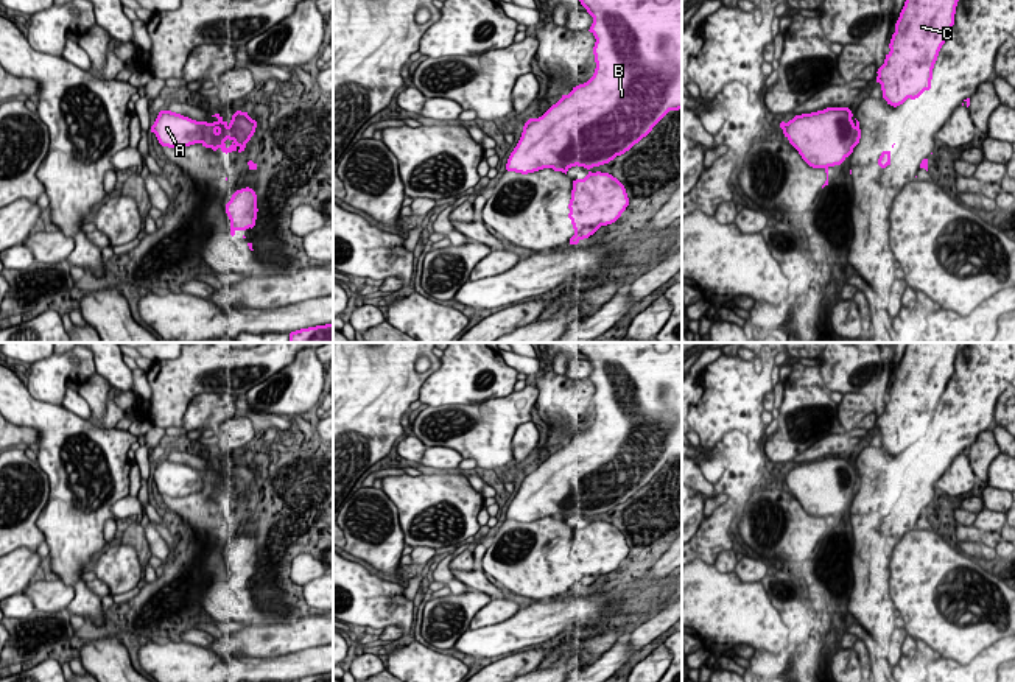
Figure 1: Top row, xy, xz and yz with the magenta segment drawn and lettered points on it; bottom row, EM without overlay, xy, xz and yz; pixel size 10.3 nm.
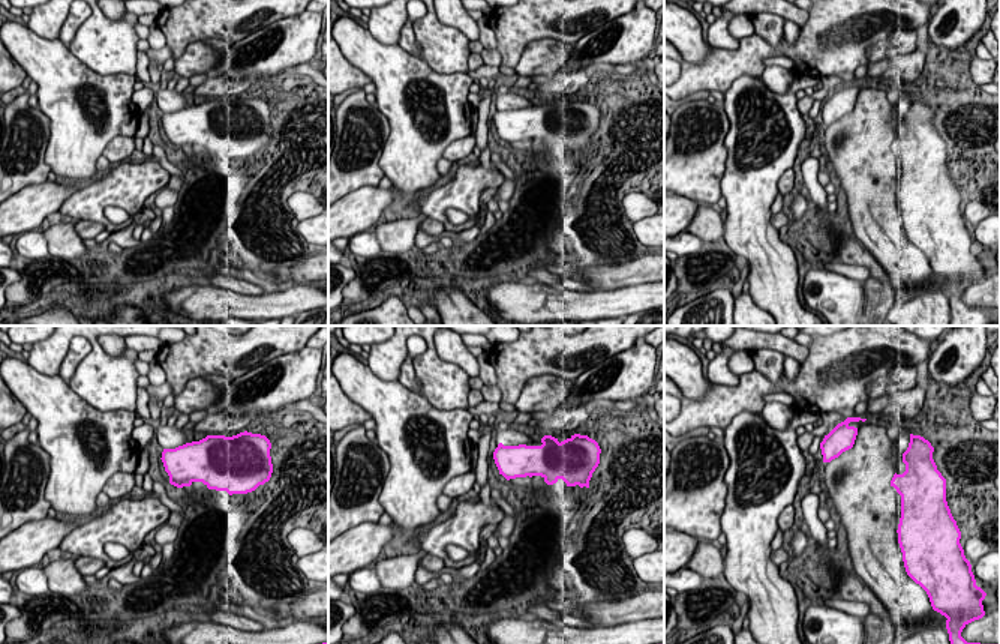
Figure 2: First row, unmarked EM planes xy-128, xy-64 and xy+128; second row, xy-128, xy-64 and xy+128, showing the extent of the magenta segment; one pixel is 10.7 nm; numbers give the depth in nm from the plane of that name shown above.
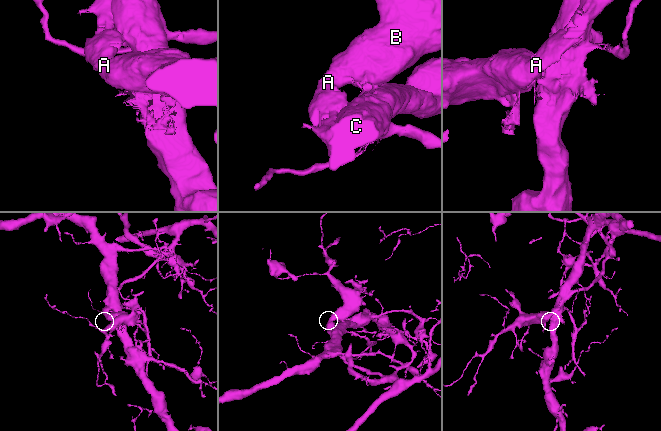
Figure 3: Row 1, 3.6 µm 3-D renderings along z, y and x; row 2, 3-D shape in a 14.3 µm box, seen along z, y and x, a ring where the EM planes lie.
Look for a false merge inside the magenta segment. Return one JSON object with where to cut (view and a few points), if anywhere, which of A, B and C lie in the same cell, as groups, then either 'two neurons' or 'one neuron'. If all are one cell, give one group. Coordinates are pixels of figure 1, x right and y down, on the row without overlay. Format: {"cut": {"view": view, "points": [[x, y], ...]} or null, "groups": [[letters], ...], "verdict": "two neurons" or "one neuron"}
{"cut": {"view": "yz", "points": [[856, 475], [853, 494]]}, "groups": [["A", "B"], ["C"]], "verdict": "two neurons"}

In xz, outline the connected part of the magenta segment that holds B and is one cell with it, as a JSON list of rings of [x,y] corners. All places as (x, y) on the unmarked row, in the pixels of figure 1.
[[[579,343],[578,349],[593,366],[593,372],[588,380],[596,388],[593,395],[596,411],[595,422],[587,431],[573,436],[568,444],[562,444],[562,447],[542,466],[529,467],[525,472],[522,486],[508,508],[508,520],[528,523],[554,514],[560,514],[564,517],[581,514],[590,519],[593,515],[609,512],[646,486],[669,459],[682,458],[682,343]]]

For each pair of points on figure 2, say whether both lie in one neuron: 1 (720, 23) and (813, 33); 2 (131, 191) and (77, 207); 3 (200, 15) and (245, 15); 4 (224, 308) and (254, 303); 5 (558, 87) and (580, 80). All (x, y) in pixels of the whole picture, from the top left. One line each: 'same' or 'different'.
1: different
2: same
3: same
4: same
5: same

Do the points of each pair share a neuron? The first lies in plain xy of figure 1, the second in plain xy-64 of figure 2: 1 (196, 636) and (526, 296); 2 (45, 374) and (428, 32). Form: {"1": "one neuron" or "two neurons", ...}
{"1": "two neurons", "2": "one neuron"}

